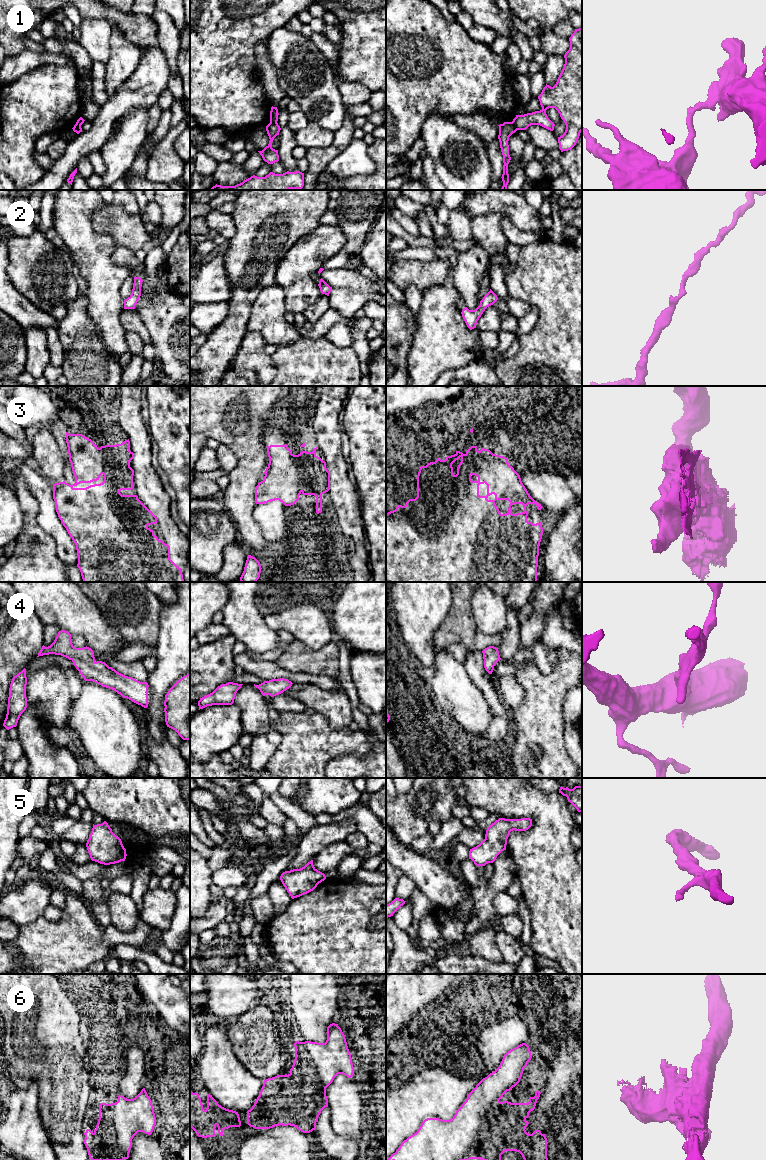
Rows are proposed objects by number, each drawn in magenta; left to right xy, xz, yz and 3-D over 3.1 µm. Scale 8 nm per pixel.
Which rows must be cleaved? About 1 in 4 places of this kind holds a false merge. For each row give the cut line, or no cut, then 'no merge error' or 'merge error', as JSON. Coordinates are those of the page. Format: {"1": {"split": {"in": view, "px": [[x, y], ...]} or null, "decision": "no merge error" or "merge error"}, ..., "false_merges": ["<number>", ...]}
{"1": {"split": {"in": "yz", "px": [[511, 122], [516, 130]]}, "decision": "merge error"}, "2": {"split": null, "decision": "no merge error"}, "3": {"split": {"in": "xy", "px": [[98, 448], [104, 453], [127, 453], [129, 451]]}, "decision": "merge error"}, "4": {"split": null, "decision": "no merge error"}, "5": {"split": null, "decision": "no merge error"}, "6": {"split": null, "decision": "no merge error"}, "false_merges": ["1", "3"]}

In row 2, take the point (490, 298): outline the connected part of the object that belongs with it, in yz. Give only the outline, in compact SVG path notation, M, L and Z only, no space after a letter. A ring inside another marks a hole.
M490 289L490 291L480 301L480 305L475 310L469 310L467 307L465 307L462 310L461 314L467 327L470 330L476 328L477 321L481 317L485 309L493 305L497 300L497 295Z

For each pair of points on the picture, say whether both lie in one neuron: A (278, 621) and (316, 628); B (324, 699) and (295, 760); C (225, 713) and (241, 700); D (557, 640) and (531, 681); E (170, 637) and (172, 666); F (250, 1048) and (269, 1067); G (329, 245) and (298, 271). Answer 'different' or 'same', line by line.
A: same
B: different
C: different
D: different
E: same
F: same
G: same

